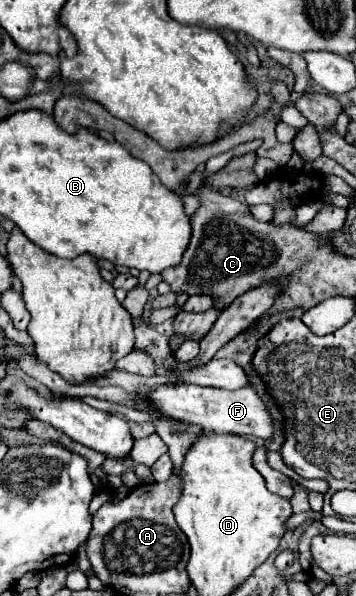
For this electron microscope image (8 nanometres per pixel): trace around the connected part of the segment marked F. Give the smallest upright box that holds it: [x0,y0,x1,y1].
[146,383,274,441]

